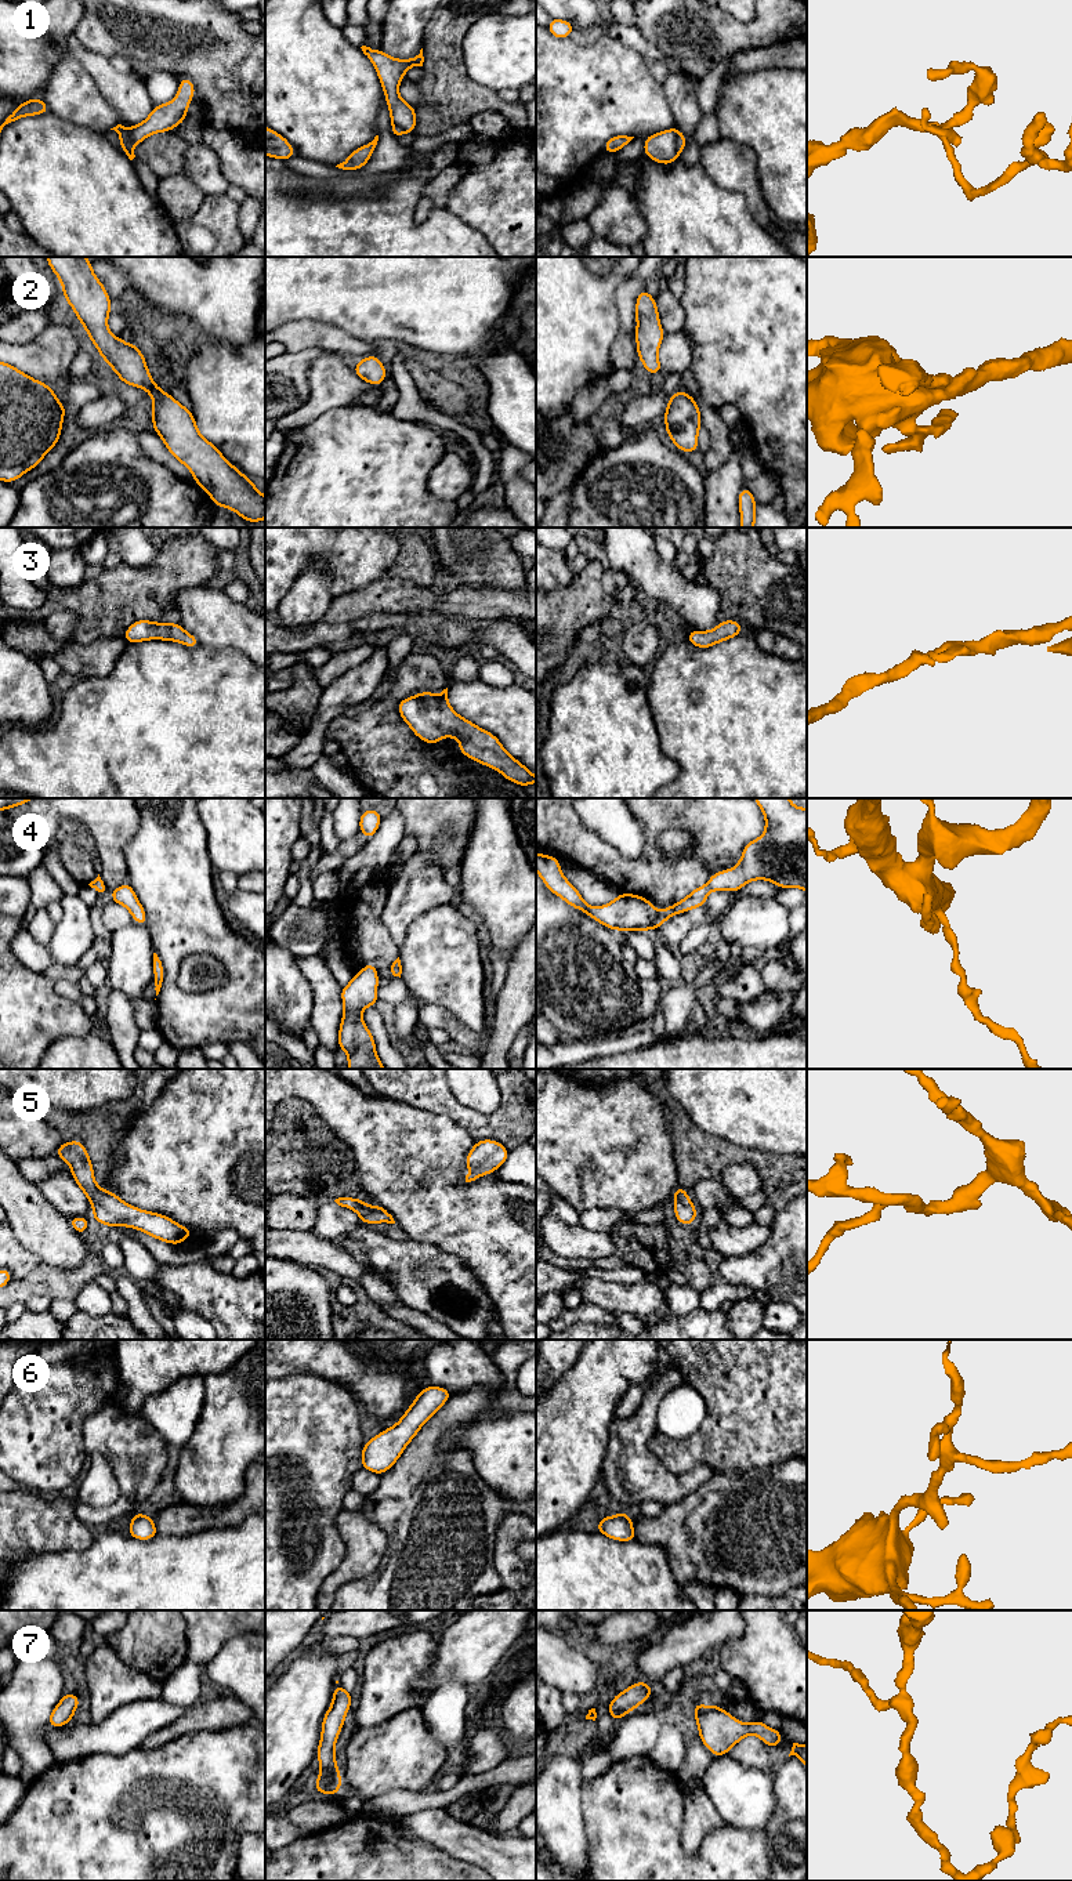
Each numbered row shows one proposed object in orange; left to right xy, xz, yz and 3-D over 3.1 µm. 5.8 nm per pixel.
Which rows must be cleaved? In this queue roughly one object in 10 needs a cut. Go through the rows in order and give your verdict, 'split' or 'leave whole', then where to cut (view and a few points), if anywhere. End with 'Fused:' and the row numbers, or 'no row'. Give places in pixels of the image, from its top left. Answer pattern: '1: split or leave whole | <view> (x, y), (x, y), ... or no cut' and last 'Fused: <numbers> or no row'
1: split | yz (678, 131), (677, 153)
2: leave whole | no cut
3: leave whole | no cut
4: leave whole | no cut
5: leave whole | no cut
6: leave whole | no cut
7: leave whole | no cut
Fused: 1

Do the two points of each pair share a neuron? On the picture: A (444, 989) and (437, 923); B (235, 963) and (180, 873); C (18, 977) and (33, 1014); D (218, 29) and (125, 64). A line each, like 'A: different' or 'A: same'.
A: same
B: same
C: same
D: different

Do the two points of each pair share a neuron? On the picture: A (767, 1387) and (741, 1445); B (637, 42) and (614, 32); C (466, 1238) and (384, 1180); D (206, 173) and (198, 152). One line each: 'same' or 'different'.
A: same
B: same
C: same
D: same

